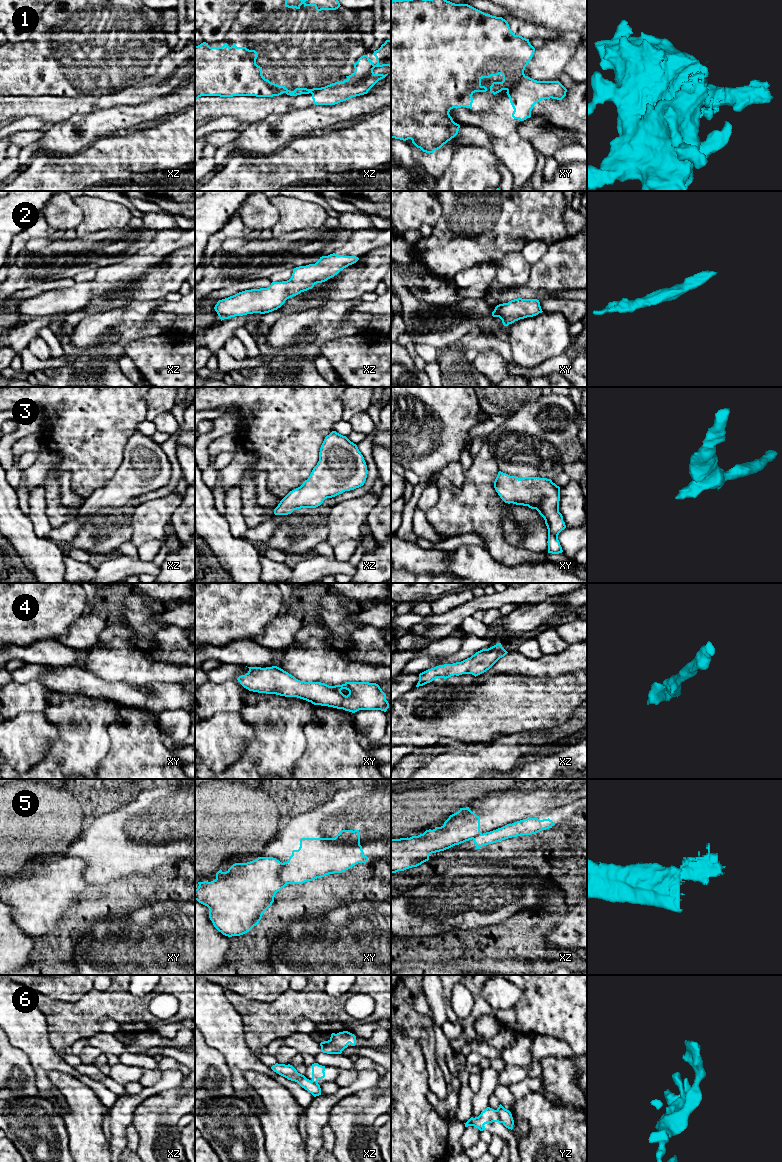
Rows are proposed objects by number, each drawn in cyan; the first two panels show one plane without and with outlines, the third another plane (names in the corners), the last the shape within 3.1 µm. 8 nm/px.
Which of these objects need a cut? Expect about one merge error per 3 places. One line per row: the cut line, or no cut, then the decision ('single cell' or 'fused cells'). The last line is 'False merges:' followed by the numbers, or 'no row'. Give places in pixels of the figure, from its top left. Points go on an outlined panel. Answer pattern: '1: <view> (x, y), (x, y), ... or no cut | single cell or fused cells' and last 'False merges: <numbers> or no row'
1: xy (525, 76), (506, 89) | fused cells
2: no cut | single cell
3: no cut | single cell
4: no cut | single cell
5: xy (282, 863), (281, 879), (286, 884) | fused cells
6: yz (495, 1110), (501, 1122) | fused cells
False merges: 1, 5, 6

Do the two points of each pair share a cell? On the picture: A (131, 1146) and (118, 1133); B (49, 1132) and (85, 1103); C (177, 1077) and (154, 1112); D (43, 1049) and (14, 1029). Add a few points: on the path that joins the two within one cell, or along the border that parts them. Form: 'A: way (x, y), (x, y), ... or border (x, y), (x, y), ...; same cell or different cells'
A: border (131, 1123), (127, 1127), (125, 1144); different cells
B: border (52, 1104), (62, 1117), (69, 1143); different cells
C: border (184, 1077), (179, 1087), (160, 1091), (156, 1094); different cells
D: way (36, 1044), (21, 1029); same cell

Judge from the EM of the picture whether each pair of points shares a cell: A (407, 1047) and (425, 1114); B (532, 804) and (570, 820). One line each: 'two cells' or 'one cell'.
A: one cell
B: two cells

